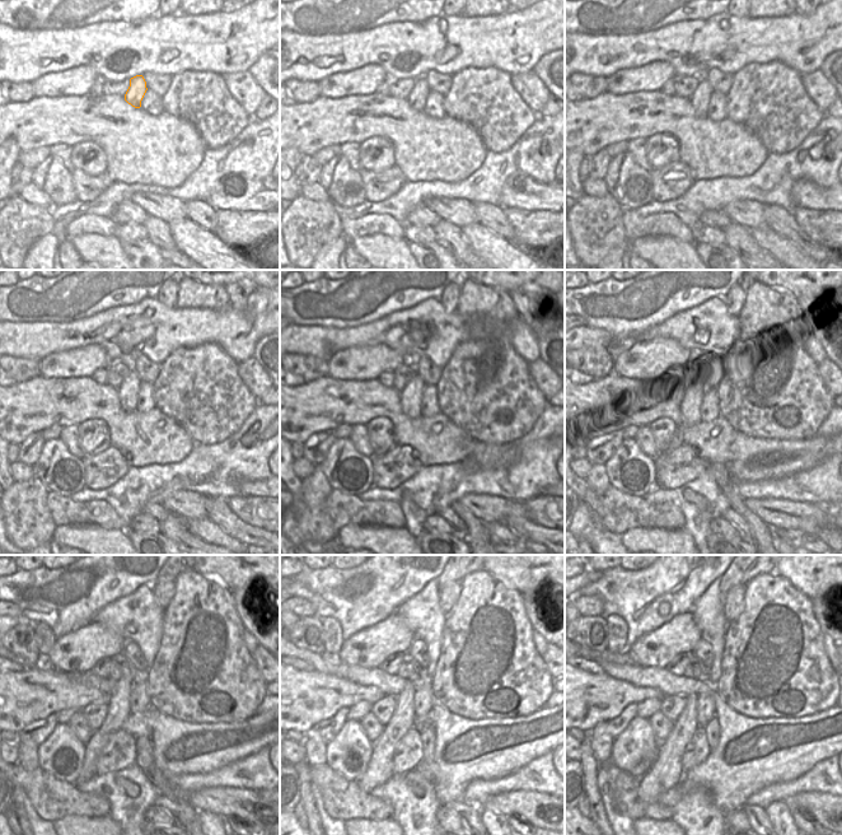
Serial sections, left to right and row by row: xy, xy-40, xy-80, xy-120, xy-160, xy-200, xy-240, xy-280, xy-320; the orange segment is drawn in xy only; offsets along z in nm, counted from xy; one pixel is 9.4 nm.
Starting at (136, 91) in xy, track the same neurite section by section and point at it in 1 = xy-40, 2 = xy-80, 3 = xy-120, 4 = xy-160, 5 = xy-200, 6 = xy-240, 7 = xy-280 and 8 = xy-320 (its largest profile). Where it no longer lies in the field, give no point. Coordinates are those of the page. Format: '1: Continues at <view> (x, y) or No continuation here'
1: Continues at xy-40 (417, 97)
2: Continues at xy-80 (700, 99)
3: Continues at xy-120 (129, 390)
4: Continues at xy-160 (411, 396)
5: Continues at xy-200 (692, 401)
6: Continues at xy-240 (115, 718)
7: Continues at xy-280 (379, 769)
8: Continues at xy-320 (667, 771)

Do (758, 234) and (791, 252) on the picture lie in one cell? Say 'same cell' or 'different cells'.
same cell

